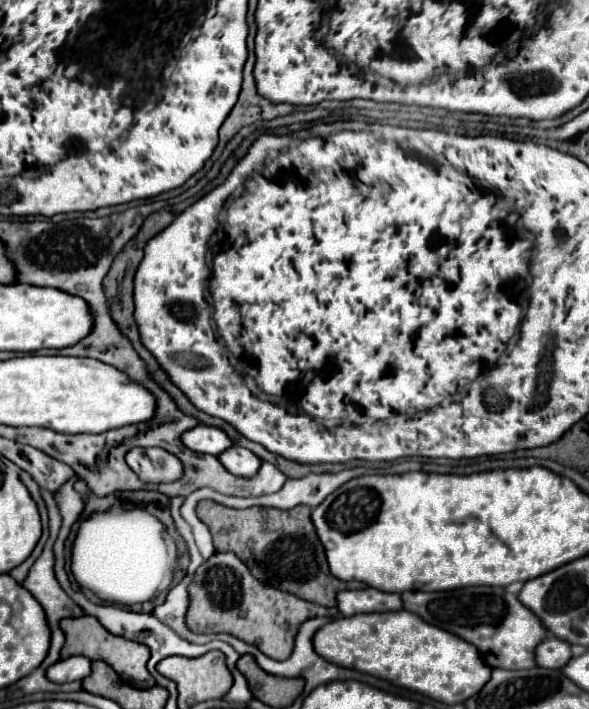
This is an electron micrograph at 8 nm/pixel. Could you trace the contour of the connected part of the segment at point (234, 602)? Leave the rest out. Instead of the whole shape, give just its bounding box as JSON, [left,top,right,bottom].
[186,553,336,661]

